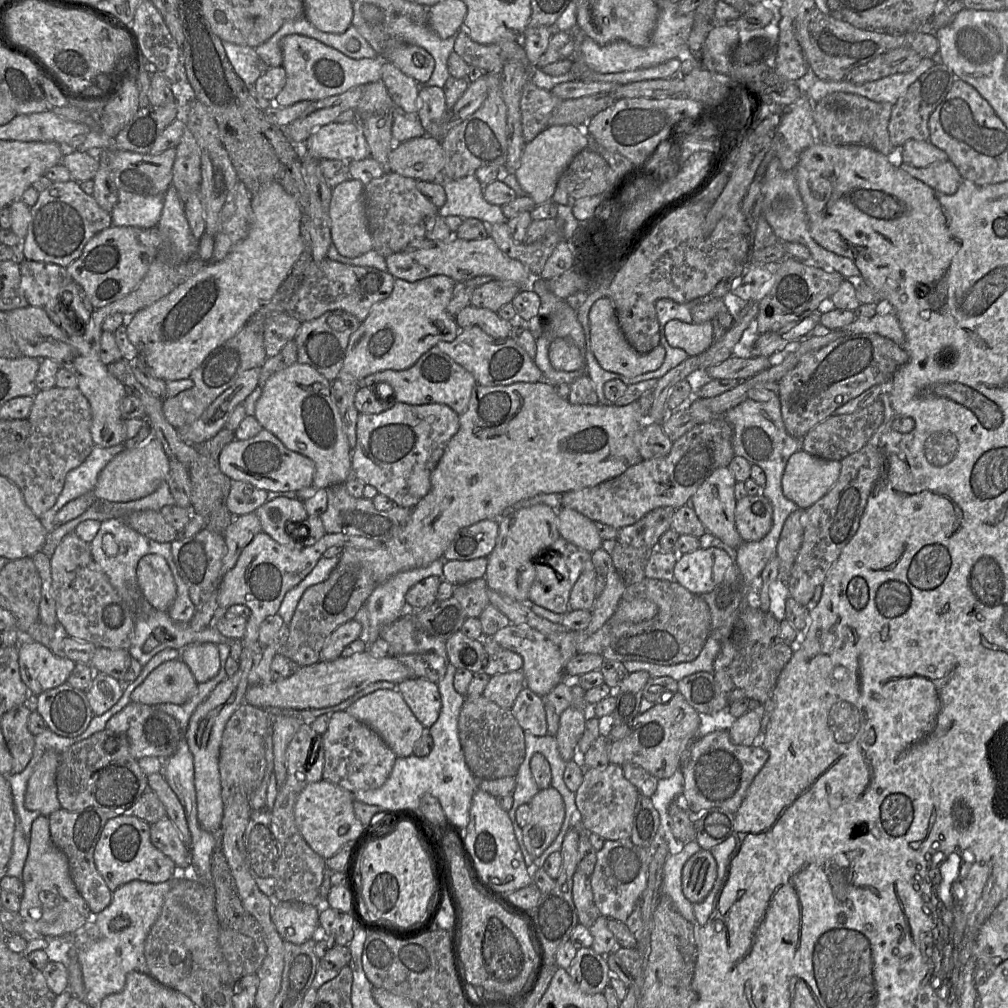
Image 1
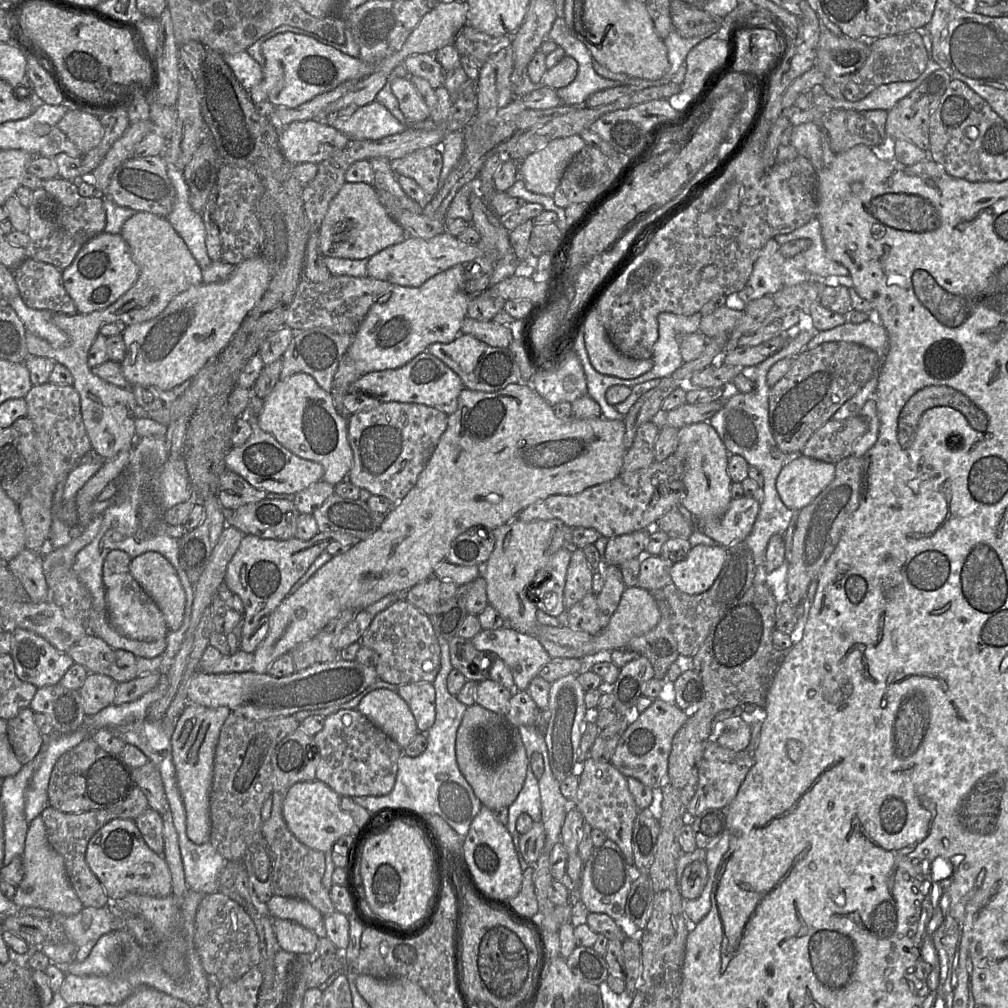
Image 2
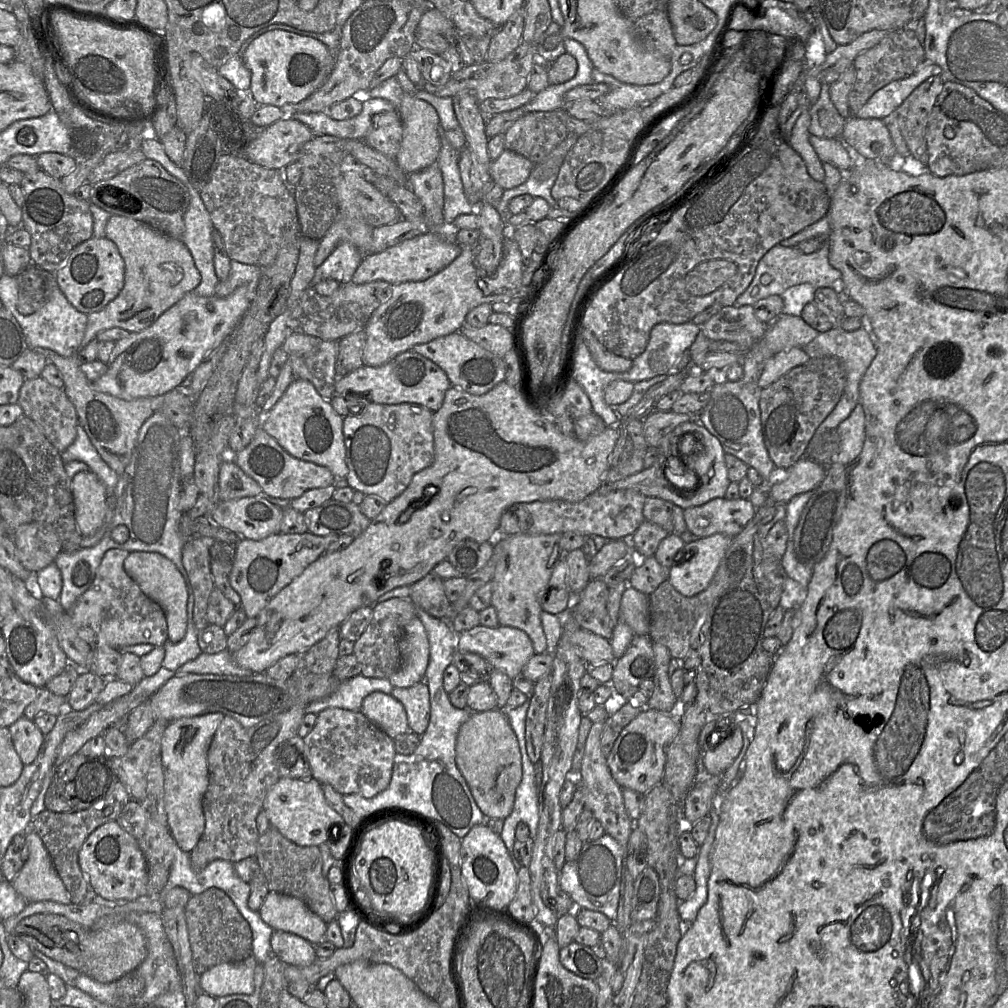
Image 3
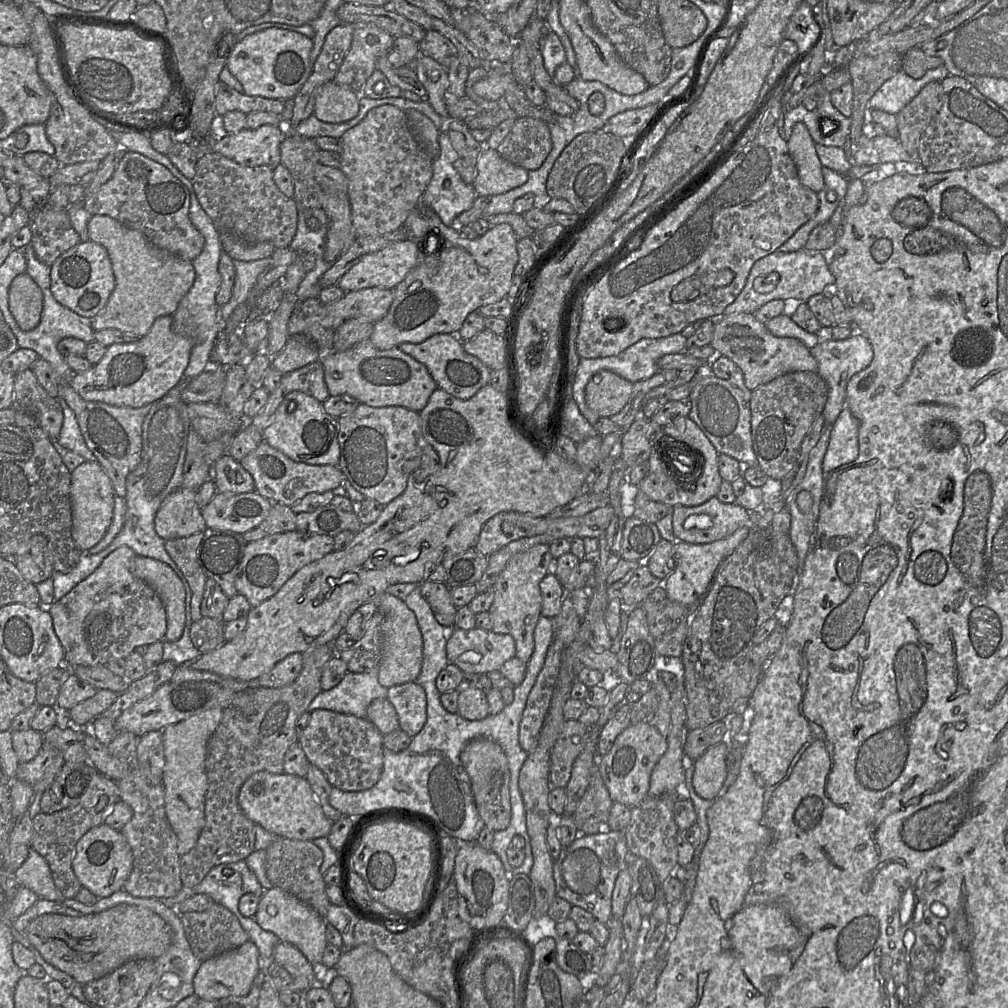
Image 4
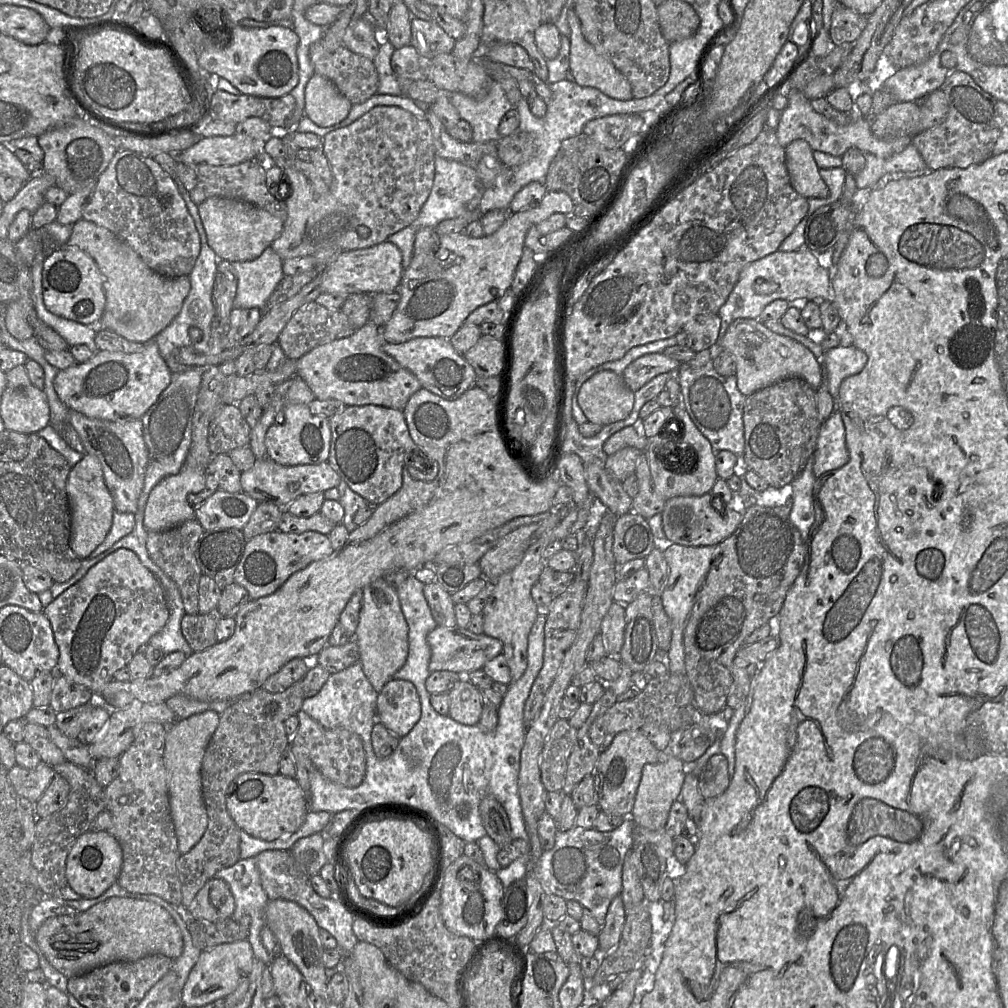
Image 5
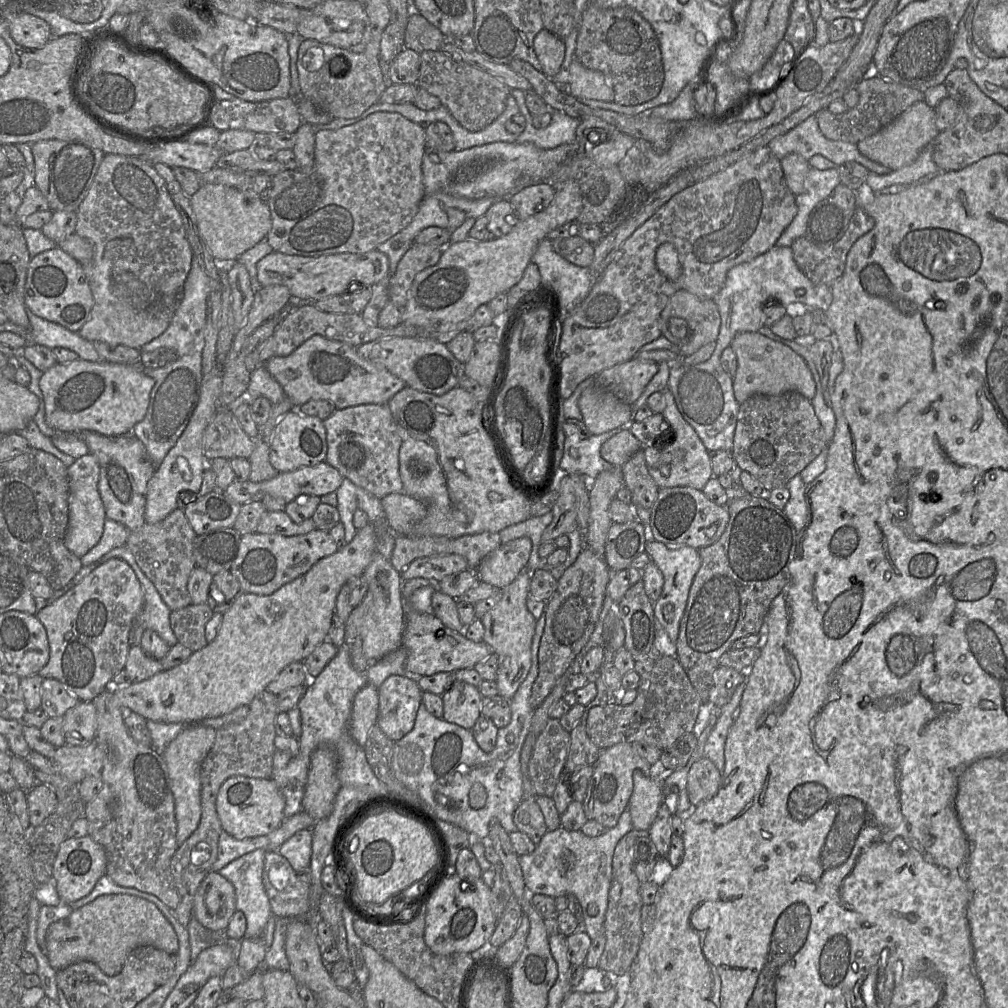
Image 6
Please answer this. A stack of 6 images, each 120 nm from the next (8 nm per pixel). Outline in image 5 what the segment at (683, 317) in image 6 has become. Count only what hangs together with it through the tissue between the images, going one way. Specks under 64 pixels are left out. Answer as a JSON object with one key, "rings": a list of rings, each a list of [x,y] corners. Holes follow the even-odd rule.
{"rings":[[[718,314],[693,317],[681,330],[687,334],[685,345],[697,353],[712,348],[718,339],[720,327],[721,318]]]}

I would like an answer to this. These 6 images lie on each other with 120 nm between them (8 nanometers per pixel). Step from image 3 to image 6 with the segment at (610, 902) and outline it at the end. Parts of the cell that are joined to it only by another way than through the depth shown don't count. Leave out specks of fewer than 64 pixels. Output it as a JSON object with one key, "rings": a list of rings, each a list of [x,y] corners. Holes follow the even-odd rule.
{"rings":[[[627,805],[617,824],[600,836],[588,837],[581,831],[572,832],[559,829],[559,827],[554,832],[548,832],[531,854],[519,856],[518,858],[526,889],[531,895],[542,894],[550,897],[565,896],[567,894],[575,895],[581,906],[584,920],[583,927],[579,927],[578,923],[577,931],[586,932],[593,940],[599,932],[604,931],[603,923],[608,905],[608,893],[612,883],[612,859],[615,847],[619,840],[632,829],[631,815]],[[590,903],[597,905],[598,913],[595,916],[590,916],[587,913],[587,907]]]}

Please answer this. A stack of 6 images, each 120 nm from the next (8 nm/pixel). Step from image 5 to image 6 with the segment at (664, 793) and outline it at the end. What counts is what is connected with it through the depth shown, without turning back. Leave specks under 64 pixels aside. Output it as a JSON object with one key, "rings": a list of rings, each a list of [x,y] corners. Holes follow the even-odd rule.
{"rings":[[[635,770],[633,783],[634,789],[628,802],[632,827],[639,833],[648,833],[663,802],[665,781],[653,779],[640,770]]]}

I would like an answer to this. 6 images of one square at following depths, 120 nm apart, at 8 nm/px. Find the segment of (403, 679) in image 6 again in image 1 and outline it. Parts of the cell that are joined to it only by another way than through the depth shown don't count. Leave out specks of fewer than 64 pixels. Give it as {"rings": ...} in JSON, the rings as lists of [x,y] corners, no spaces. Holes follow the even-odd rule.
{"rings":[[[409,678],[397,685],[397,691],[425,729],[437,721],[442,705],[437,683]]]}

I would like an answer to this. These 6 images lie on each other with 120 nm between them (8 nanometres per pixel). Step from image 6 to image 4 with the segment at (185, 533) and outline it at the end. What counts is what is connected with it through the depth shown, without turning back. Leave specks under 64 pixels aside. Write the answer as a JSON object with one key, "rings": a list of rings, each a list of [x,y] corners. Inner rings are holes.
{"rings":[[[203,533],[187,537],[165,540],[165,550],[183,573],[191,589],[190,611],[193,621],[201,619],[201,602],[208,577],[203,572],[197,559],[197,549]]]}

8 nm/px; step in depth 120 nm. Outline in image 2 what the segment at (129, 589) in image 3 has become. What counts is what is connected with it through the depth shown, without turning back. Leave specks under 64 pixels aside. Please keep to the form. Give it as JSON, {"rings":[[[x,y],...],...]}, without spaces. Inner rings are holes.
{"rings":[[[113,550],[104,561],[103,583],[109,622],[118,633],[131,639],[152,642],[166,638],[169,628],[165,616],[131,574],[131,559],[127,552]]]}

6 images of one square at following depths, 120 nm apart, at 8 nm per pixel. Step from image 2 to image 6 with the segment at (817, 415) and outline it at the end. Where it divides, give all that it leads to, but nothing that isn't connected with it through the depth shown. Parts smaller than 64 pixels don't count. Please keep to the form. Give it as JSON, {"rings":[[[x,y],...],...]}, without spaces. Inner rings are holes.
{"rings":[[[798,392],[779,396],[755,394],[740,404],[732,455],[742,471],[748,472],[769,492],[787,483],[826,447],[824,429],[811,400]]]}

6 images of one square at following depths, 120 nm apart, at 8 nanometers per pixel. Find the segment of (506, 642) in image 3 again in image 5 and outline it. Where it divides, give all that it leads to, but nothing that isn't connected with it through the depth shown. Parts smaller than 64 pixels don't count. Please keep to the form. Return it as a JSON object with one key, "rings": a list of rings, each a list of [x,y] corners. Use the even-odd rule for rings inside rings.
{"rings":[[[437,626],[427,635],[427,643],[431,650],[431,657],[429,662],[430,672],[437,671],[451,671],[460,675],[467,675],[470,672],[481,670],[483,666],[502,654],[502,643],[493,637],[485,634],[474,634],[468,629],[446,628],[444,626]]]}

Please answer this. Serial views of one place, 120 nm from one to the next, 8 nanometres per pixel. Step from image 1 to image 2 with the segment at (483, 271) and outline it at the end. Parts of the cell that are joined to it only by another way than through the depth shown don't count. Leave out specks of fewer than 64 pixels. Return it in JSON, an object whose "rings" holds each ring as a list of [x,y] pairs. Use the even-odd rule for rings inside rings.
{"rings":[[[447,230],[429,239],[406,237],[368,259],[367,276],[406,287],[419,287],[431,277],[457,265],[466,264],[481,255],[478,245],[462,243]]]}

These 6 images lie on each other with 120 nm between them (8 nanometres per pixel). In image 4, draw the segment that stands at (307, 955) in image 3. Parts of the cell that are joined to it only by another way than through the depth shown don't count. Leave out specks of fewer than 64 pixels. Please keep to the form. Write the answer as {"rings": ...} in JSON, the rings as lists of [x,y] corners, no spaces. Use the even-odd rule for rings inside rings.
{"rings":[[[279,941],[274,947],[272,959],[294,977],[297,991],[293,992],[306,992],[316,984],[313,966],[294,945]]]}

